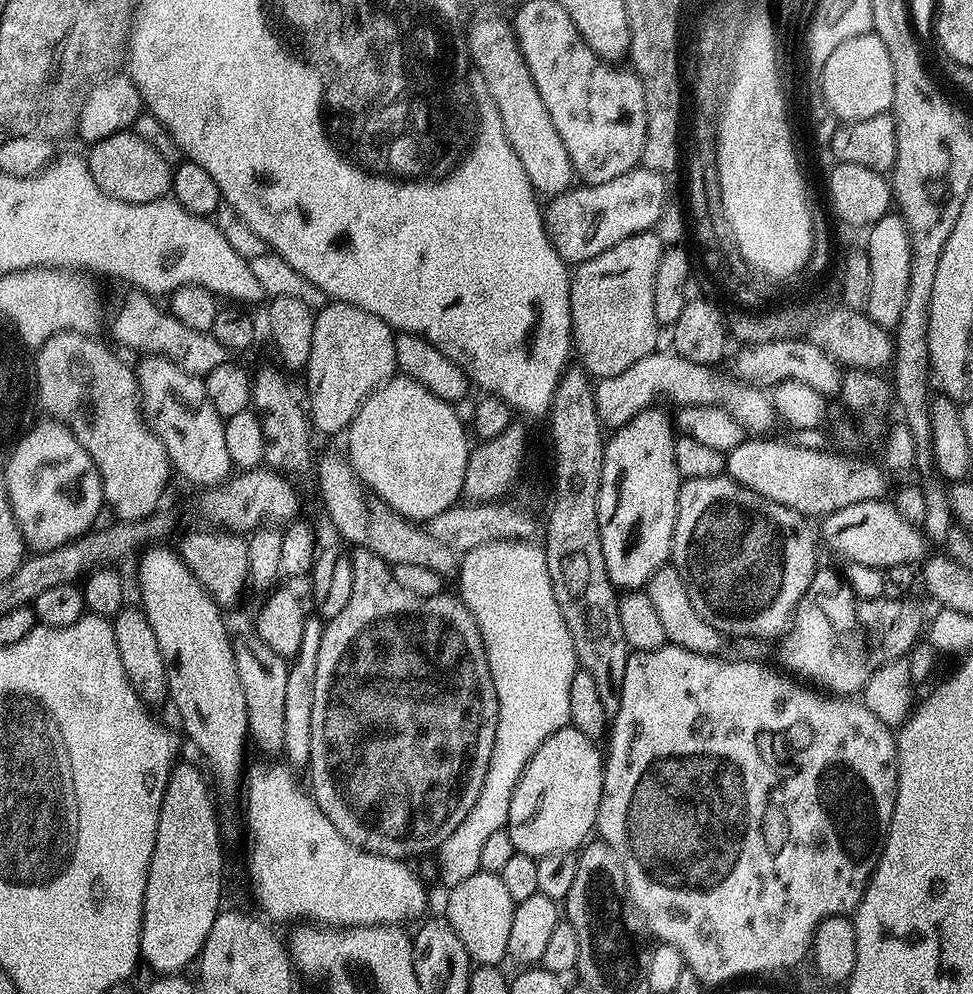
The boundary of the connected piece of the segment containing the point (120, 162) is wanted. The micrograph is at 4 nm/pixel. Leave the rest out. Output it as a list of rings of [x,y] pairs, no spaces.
[[[115,132],[110,134],[110,138],[102,138],[87,150],[89,152],[86,152],[86,159],[90,174],[94,174],[94,182],[98,182],[98,186],[106,194],[131,204],[163,200],[169,195],[174,171],[169,157],[158,154],[154,146],[142,142],[136,132]]]

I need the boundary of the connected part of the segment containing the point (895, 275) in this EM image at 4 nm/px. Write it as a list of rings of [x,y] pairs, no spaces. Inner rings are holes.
[[[889,214],[871,225],[868,234],[866,251],[870,258],[870,290],[868,291],[866,315],[876,324],[892,330],[902,318],[904,295],[908,289],[908,279],[910,278],[912,247],[908,241],[908,230],[904,227],[903,220]]]

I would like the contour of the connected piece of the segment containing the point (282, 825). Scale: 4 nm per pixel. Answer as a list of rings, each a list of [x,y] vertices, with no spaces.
[[[264,763],[268,764],[256,764],[253,768],[251,765],[247,769],[246,779],[242,784],[242,797],[244,796],[244,824],[248,827],[248,876],[252,879],[252,892],[256,895],[256,900],[260,903],[261,910],[265,912],[263,915],[269,921],[292,920],[291,922],[311,922],[334,928],[361,928],[371,924],[394,924],[400,926],[405,923],[403,920],[412,920],[415,916],[421,915],[420,917],[423,917],[425,915],[423,912],[424,907],[428,904],[428,892],[424,889],[424,884],[420,881],[419,874],[408,865],[411,863],[395,856],[379,856],[373,852],[367,852],[358,846],[354,846],[346,838],[342,838],[342,834],[338,834],[334,822],[330,822],[330,818],[326,818],[326,814],[322,814],[322,810],[311,795],[305,789],[304,792],[300,789],[300,784],[296,781],[297,773],[287,763]]]

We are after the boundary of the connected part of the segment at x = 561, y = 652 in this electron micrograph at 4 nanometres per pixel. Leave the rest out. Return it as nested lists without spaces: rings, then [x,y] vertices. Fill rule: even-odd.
[[[495,540],[477,548],[471,548],[469,552],[463,553],[459,561],[459,580],[459,599],[463,600],[470,610],[482,634],[490,674],[494,678],[494,690],[498,694],[500,713],[494,738],[494,750],[490,754],[486,782],[482,790],[478,790],[478,802],[470,806],[470,814],[466,814],[466,818],[458,822],[458,830],[454,830],[450,838],[442,841],[438,849],[440,880],[448,890],[458,886],[458,882],[466,882],[466,878],[480,871],[485,842],[496,831],[505,828],[508,823],[510,798],[514,794],[514,786],[518,778],[522,778],[522,770],[526,770],[538,746],[542,746],[542,742],[546,742],[550,734],[554,734],[569,723],[570,682],[578,671],[574,642],[570,638],[570,630],[566,630],[566,622],[562,622],[558,602],[554,602],[554,590],[550,586],[550,574],[546,570],[544,549],[539,543],[527,540]]]

